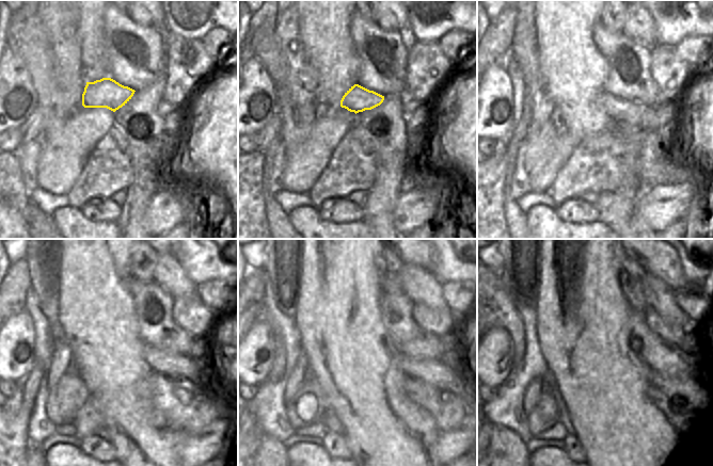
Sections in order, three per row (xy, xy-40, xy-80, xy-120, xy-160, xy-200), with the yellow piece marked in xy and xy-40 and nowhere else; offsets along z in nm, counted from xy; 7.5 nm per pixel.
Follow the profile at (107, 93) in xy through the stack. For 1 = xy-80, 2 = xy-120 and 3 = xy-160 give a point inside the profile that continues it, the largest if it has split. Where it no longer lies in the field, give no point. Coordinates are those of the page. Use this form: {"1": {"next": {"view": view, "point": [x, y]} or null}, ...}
{"1": {"next": {"view": "xy-80", "point": [643, 116]}}, "2": {"next": {"view": "xy-120", "point": [179, 366]}}, "3": {"next": {"view": "xy-160", "point": [434, 373]}}}

